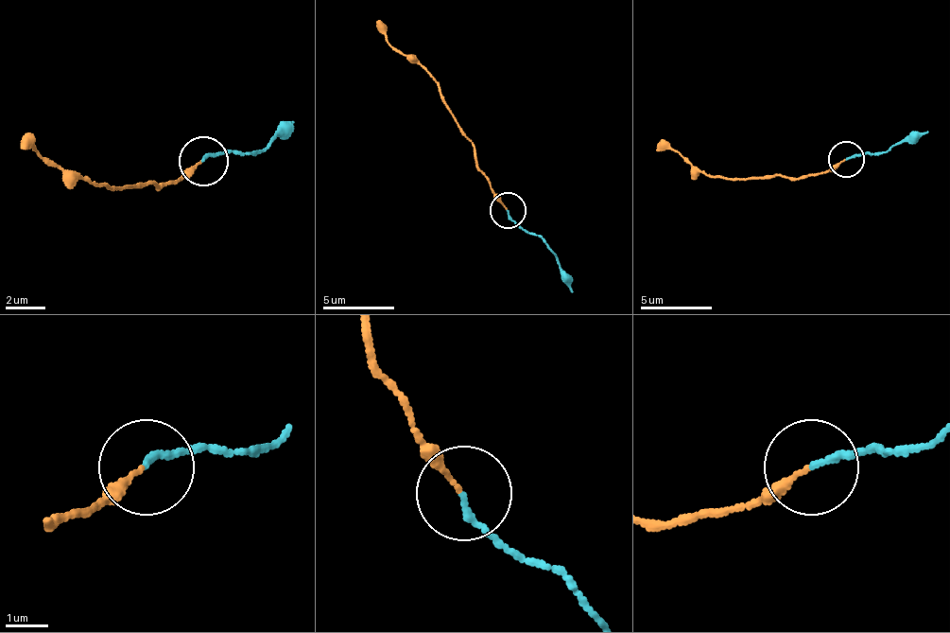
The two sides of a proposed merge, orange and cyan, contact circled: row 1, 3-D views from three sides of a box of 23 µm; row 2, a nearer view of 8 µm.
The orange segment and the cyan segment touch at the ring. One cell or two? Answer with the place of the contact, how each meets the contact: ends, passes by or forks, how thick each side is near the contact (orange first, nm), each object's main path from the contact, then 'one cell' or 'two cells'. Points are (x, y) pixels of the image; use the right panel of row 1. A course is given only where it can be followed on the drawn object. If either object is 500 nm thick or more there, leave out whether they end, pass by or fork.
place (846, 159); orange ends; cyan ends; calibres 120 and 150 nm; course orange (845, 160), (803, 178), (720, 178), (699, 171), (674, 149), (656, 142); course cyan (845, 160), (863, 153), (881, 153), (927, 131); one cell

